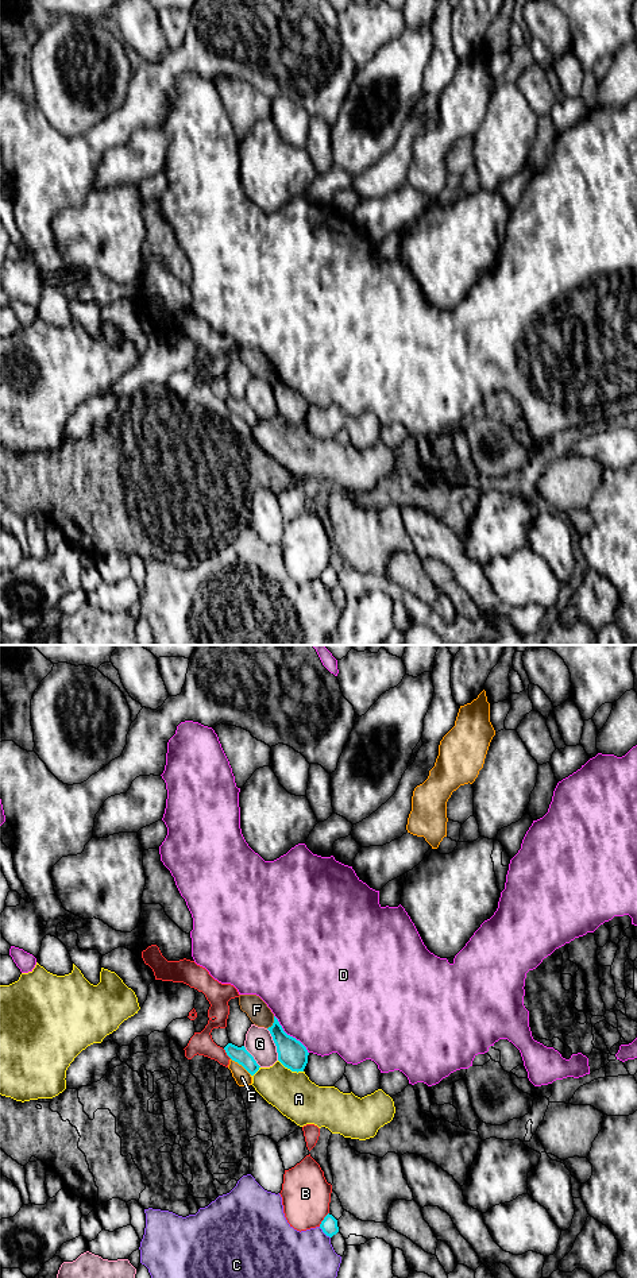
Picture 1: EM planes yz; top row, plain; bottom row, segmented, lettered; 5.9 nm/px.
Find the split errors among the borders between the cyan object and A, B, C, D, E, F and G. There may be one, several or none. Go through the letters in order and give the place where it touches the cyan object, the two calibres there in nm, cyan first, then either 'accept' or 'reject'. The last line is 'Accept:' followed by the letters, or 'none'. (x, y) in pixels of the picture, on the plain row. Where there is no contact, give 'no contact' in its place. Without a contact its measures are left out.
A: meets cyan in yz at (290, 421); 170 nm thick on the cyan side, 260 nm on the other; reject
B: meets cyan in yz at (324, 571); 100 nm thick on the cyan side, 300 nm on the other; reject
C: meets cyan in yz at (324, 585); 100 nm thick on the cyan side, 420 nm on the other; reject
D: meets cyan in yz at (289, 387); 170 nm thick on the cyan side, 480 nm on the other; reject
E: meets cyan in yz at (242, 417); 100 nm thick on the cyan side, 90 nm on the other; reject
F: meets cyan in yz at (273, 375); 170 nm thick on the cyan side, 140 nm on the other; reject
G: meets cyan in yz at (275, 397); 170 nm thick on the cyan side, 170 nm on the other; reject
Accept: none

